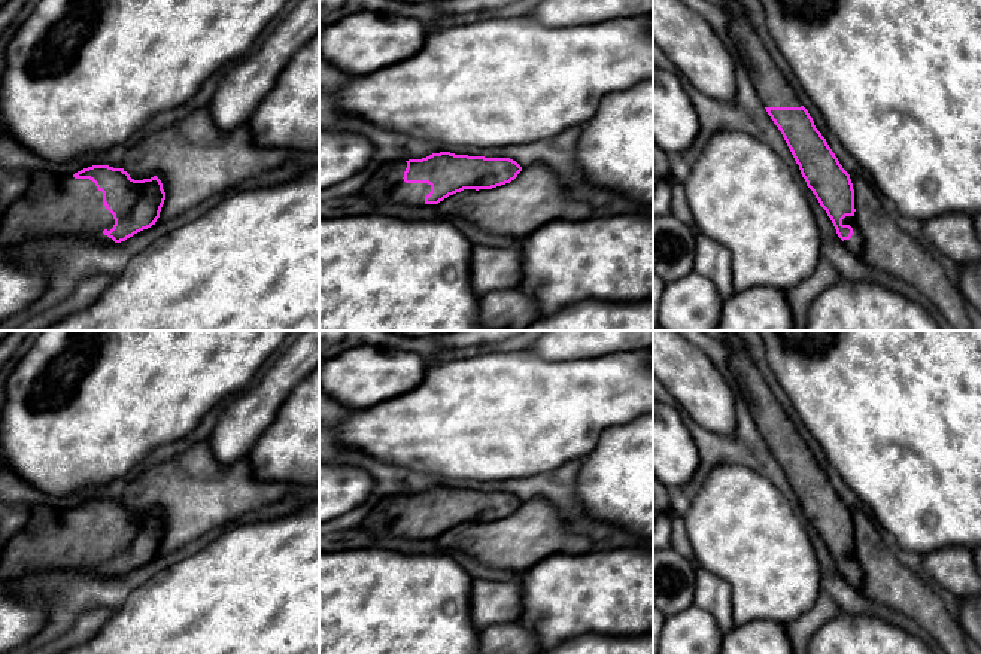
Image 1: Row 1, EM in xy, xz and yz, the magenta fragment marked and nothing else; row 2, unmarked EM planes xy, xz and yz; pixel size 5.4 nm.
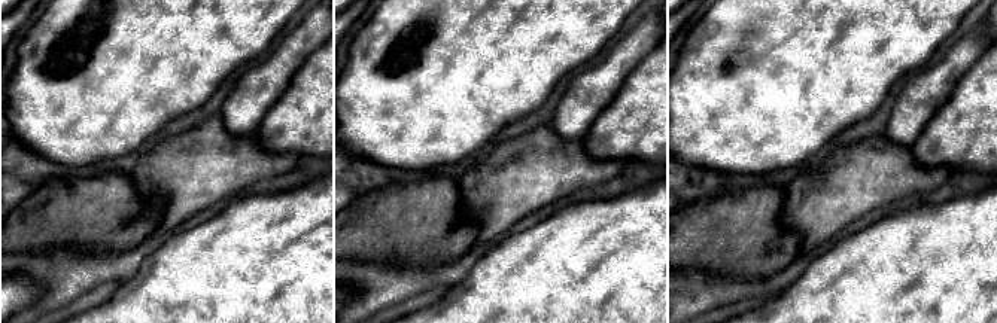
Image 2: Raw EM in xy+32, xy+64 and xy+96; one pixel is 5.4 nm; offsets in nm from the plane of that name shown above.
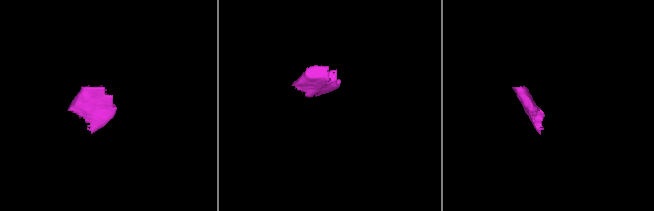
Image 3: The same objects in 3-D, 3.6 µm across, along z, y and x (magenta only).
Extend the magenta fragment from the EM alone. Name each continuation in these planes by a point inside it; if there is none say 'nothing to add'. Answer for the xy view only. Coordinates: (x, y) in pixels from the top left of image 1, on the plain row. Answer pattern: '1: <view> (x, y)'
1: xy (52, 540)

